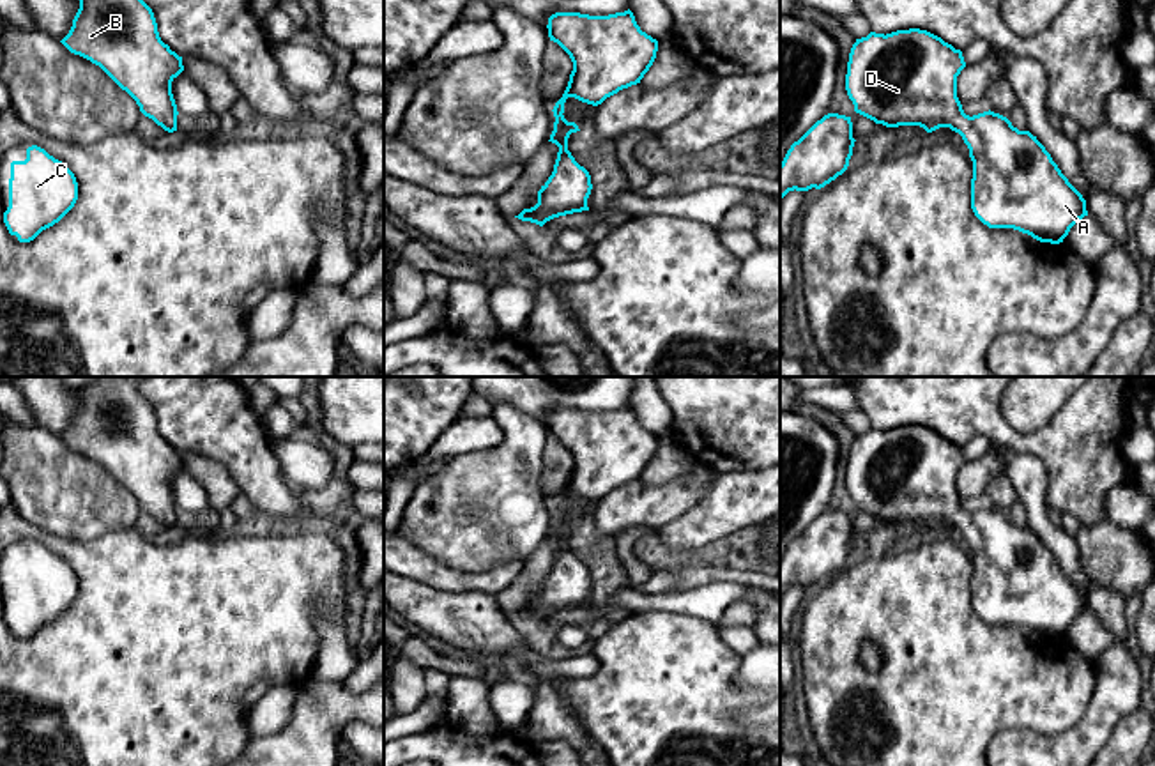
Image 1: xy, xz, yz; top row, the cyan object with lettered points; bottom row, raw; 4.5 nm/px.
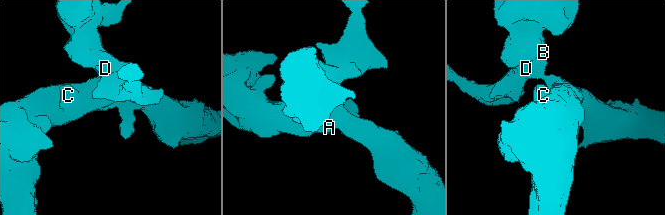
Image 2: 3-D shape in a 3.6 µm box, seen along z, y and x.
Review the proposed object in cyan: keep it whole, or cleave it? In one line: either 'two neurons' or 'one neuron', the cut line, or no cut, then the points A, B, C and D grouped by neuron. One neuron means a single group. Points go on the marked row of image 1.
one neuron; no cut; A B C D

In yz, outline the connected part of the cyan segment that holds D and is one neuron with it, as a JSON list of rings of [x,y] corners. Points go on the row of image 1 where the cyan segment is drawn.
[[[927,30],[870,32],[851,48],[845,90],[854,111],[876,124],[920,126],[927,133],[950,127],[959,133],[973,161],[971,209],[983,225],[1013,228],[1040,242],[1063,242],[1070,228],[1088,216],[1086,200],[1029,131],[1019,131],[991,110],[973,117],[964,113],[957,97],[957,76],[964,67],[962,51]]]

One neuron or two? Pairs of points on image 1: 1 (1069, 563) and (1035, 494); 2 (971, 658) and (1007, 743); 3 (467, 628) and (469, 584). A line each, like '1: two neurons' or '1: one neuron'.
1: one neuron
2: two neurons
3: two neurons

